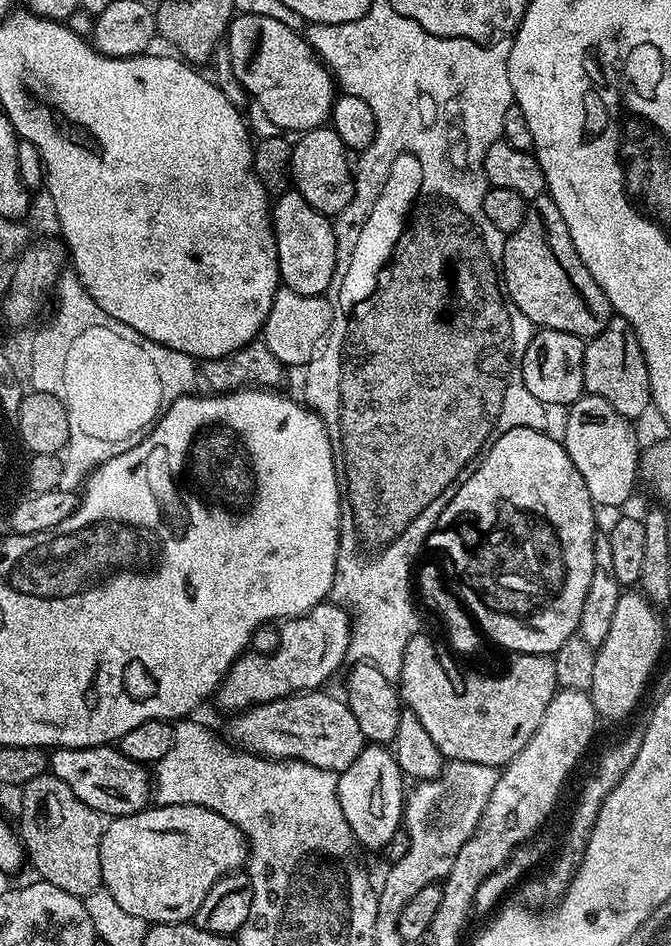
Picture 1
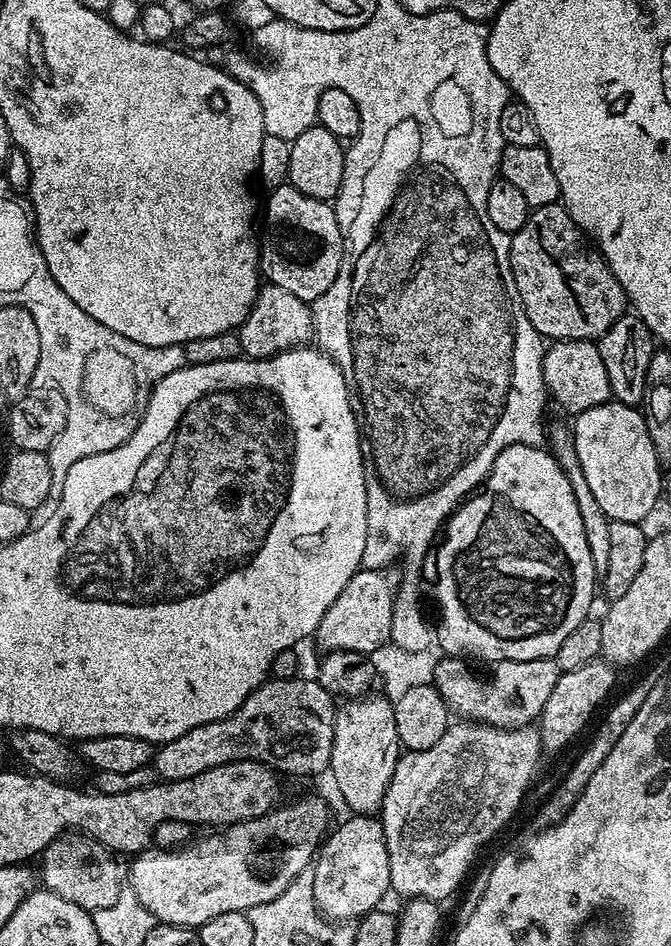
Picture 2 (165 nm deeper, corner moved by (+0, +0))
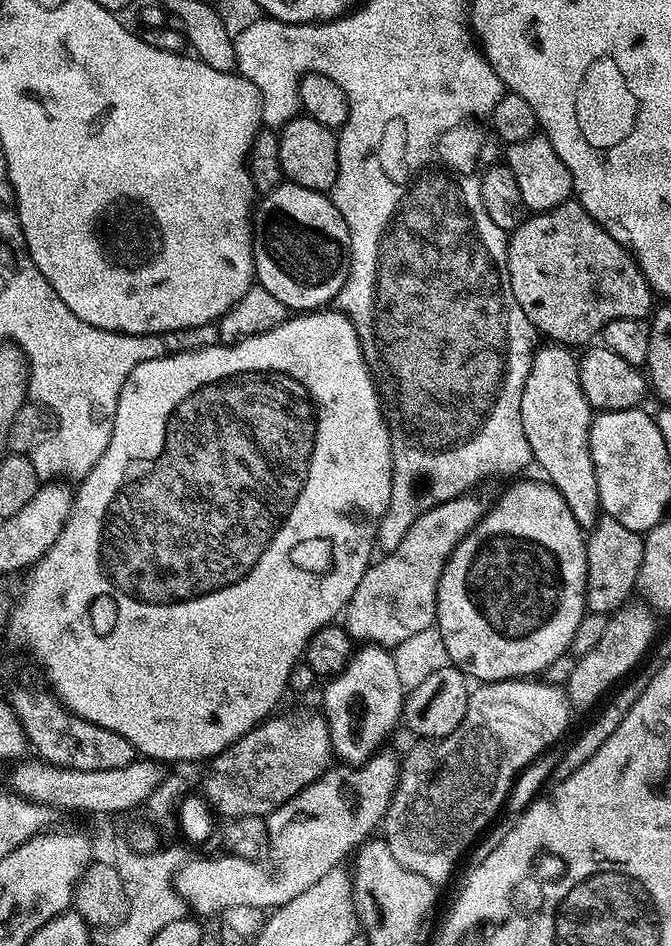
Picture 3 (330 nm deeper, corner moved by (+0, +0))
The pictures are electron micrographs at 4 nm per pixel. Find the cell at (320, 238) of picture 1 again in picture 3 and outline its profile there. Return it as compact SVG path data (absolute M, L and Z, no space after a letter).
M281 183L273 192L261 195L252 217L252 261L256 263L255 283L270 290L282 306L296 314L323 309L335 301L348 277L352 261L350 233L342 214L325 193L306 190L297 184Z

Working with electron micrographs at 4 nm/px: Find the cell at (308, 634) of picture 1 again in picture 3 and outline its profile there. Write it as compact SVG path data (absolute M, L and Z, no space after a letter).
M465 494L447 500L437 508L426 510L408 527L404 537L396 543L394 551L381 555L380 561L377 559L369 563L366 574L362 574L362 582L358 582L358 590L354 590L354 594L348 599L347 608L342 613L343 627L348 629L353 641L392 650L419 631L425 631L435 625L436 591L444 562L456 547L456 543L479 522L486 511L485 505L480 505L474 497L475 495Z

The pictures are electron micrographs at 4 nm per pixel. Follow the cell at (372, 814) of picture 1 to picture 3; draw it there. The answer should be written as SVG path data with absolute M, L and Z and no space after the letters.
M360 646L352 653L352 659L339 676L333 676L324 688L324 709L322 715L328 721L328 733L332 739L333 753L341 756L348 766L364 764L370 757L381 751L384 739L401 723L406 690L398 680L395 658L389 649L379 646Z

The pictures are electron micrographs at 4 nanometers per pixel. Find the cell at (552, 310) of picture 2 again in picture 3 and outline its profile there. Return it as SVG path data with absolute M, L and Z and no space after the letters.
M574 198L567 200L566 202L562 202L558 206L554 206L553 208L546 210L545 212L537 212L535 214L529 215L527 220L524 220L522 223L520 223L519 226L517 226L515 230L510 233L510 235L508 236L508 273L510 274L510 286L514 290L514 298L518 298L518 306L522 306L522 314L526 314L526 318L528 319L528 321L530 321L531 324L534 325L534 327L536 327L536 331L541 337L549 336L549 338L552 339L549 341L555 342L560 346L573 346L572 344L584 343L584 345L587 345L589 342L592 342L587 342L587 340L592 340L595 338L595 336L597 339L597 337L599 337L601 333L603 333L604 327L606 327L610 322L614 322L618 318L634 318L635 320L647 321L654 311L654 303L652 304L652 300L654 301L654 293L652 291L652 288L646 282L646 278L642 274L642 270L638 265L636 265L636 260L632 257L631 252L629 252L627 248L623 248L623 246L621 246L621 244L619 244L618 242L614 242L614 238L610 238L608 231L606 231L606 229L602 226L598 226L598 222L594 222L594 218L590 218L590 214L586 214L584 207L580 205L580 203Z

